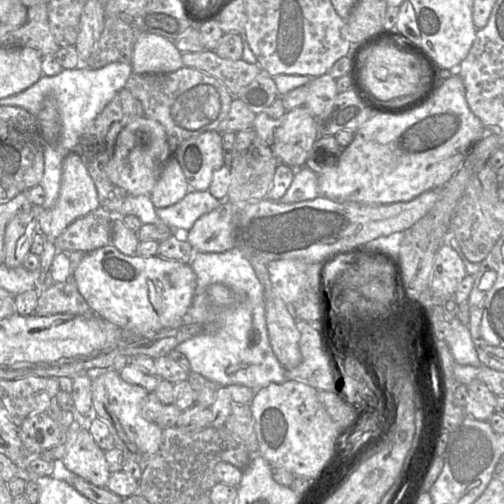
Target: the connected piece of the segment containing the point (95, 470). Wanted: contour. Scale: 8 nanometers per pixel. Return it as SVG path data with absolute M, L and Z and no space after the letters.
M81 428L76 436L68 430L65 455L62 462L73 474L97 487L106 487L111 471L100 448L87 428Z

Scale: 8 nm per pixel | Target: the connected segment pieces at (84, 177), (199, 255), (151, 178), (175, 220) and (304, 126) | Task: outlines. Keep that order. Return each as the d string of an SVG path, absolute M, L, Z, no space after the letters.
M76 152L69 153L62 163L62 178L58 198L50 208L44 208L38 216L38 225L50 239L58 237L74 220L86 216L100 207L96 186L88 170Z
M238 248L219 253L196 252L190 266L196 279L196 297L205 296L206 290L216 283L234 290L240 302L222 312L208 324L210 333L202 333L177 345L190 364L190 371L197 372L218 386L239 384L260 389L271 382L287 381L287 370L277 360L269 341L265 317L265 299L261 282L250 260Z
M142 116L128 123L120 132L108 165L111 181L131 195L150 196L163 165L173 156L164 127L156 120Z
M189 190L178 203L165 208L157 208L156 213L161 222L174 232L186 233L200 217L213 211L221 203L222 201L212 196L209 190Z
M299 107L286 113L270 147L280 164L296 170L305 165L318 138L315 117L308 108Z

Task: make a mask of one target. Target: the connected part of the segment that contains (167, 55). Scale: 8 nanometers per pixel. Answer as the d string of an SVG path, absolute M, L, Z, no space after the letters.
M137 30L130 64L137 74L168 74L184 67L182 53L172 40Z

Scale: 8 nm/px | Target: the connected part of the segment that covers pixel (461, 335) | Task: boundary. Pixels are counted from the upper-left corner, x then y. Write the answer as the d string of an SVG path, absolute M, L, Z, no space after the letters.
M457 317L450 321L449 330L446 331L444 340L456 363L476 367L482 365L468 327L463 325Z

